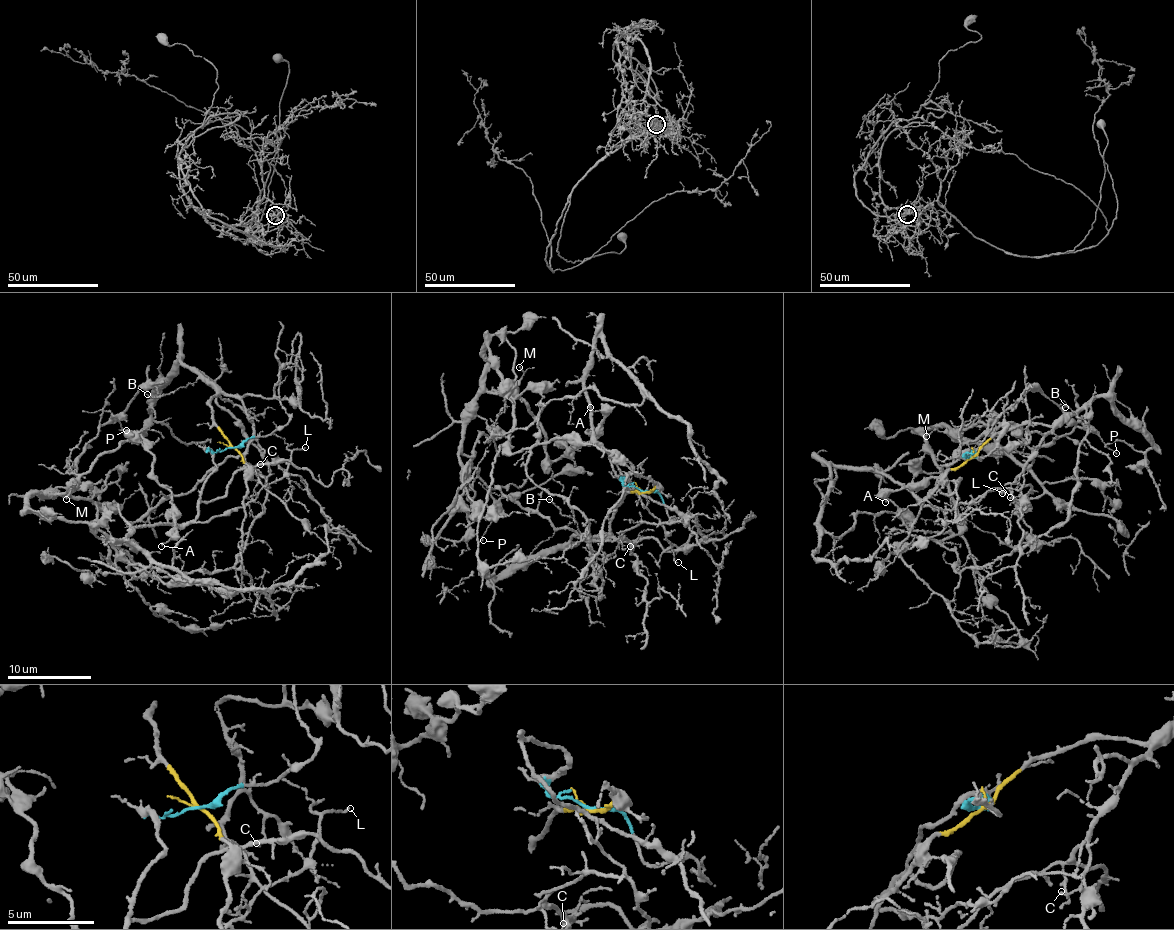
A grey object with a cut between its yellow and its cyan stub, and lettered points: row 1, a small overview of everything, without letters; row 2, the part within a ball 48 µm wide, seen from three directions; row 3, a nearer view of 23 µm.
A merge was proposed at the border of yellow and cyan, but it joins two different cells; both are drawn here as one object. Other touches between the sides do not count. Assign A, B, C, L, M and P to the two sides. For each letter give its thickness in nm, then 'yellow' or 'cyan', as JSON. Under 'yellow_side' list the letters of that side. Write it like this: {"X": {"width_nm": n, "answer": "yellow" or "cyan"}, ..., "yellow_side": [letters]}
{"A": {"width_nm": 140, "answer": "cyan"}, "B": {"width_nm": 100, "answer": "yellow"}, "C": {"width_nm": 120, "answer": "yellow"}, "L": {"width_nm": 120, "answer": "cyan"}, "M": {"width_nm": 120, "answer": "cyan"}, "P": {"width_nm": 110, "answer": "cyan"}, "yellow_side": ["B", "C"]}

